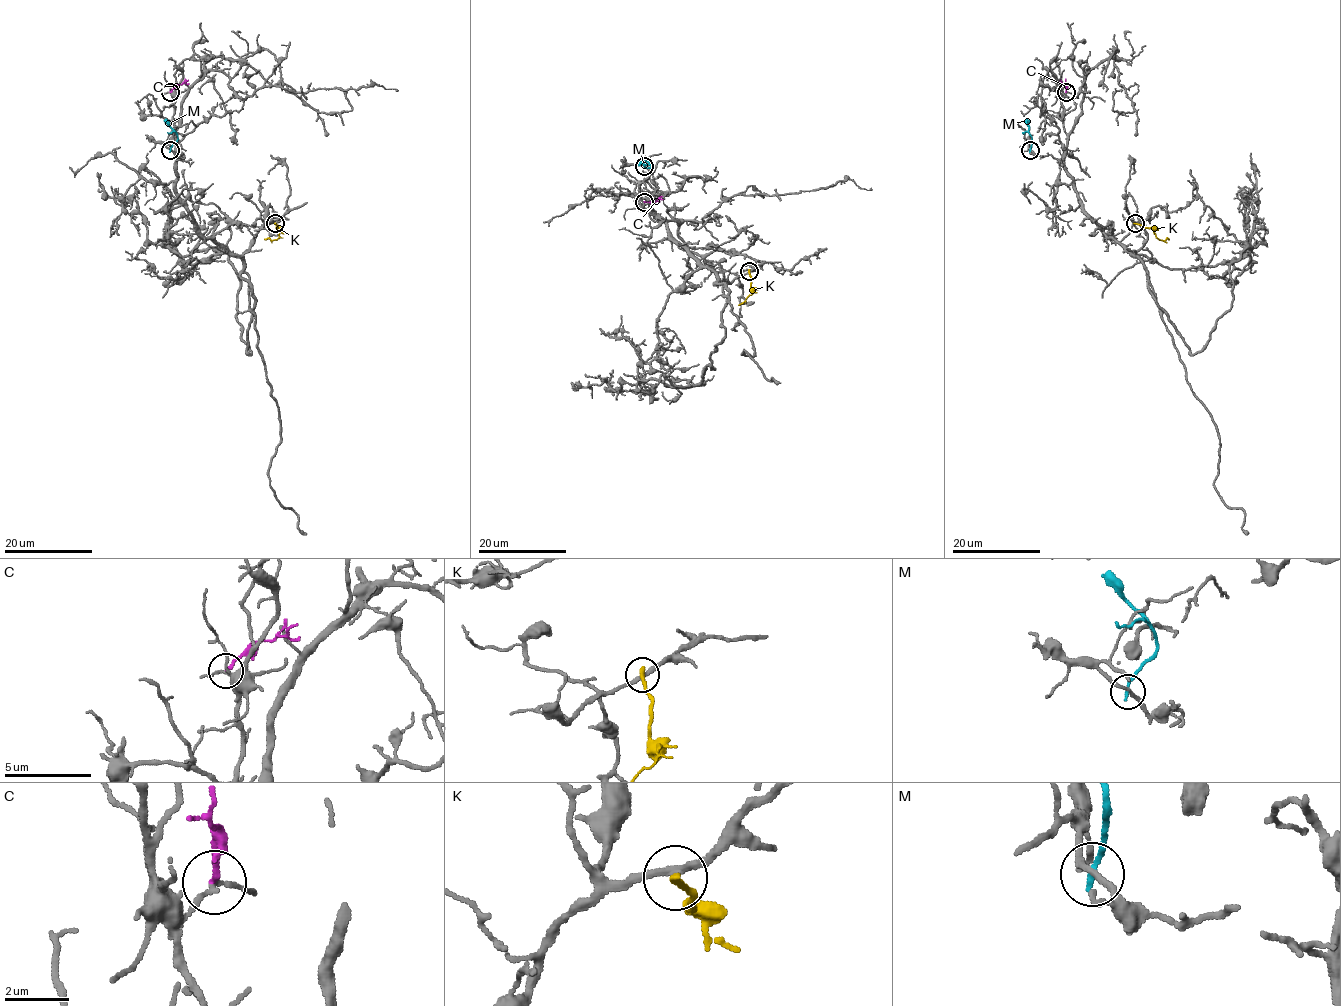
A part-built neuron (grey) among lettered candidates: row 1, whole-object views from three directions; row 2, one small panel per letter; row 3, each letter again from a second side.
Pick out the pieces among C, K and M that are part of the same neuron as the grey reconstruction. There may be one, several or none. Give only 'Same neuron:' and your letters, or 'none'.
Same neuron: none

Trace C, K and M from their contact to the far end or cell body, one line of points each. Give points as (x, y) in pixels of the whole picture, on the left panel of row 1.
C: (169, 92), (188, 80)
K: (275, 223), (278, 237), (264, 239)
M: (171, 149), (177, 134), (164, 120)

